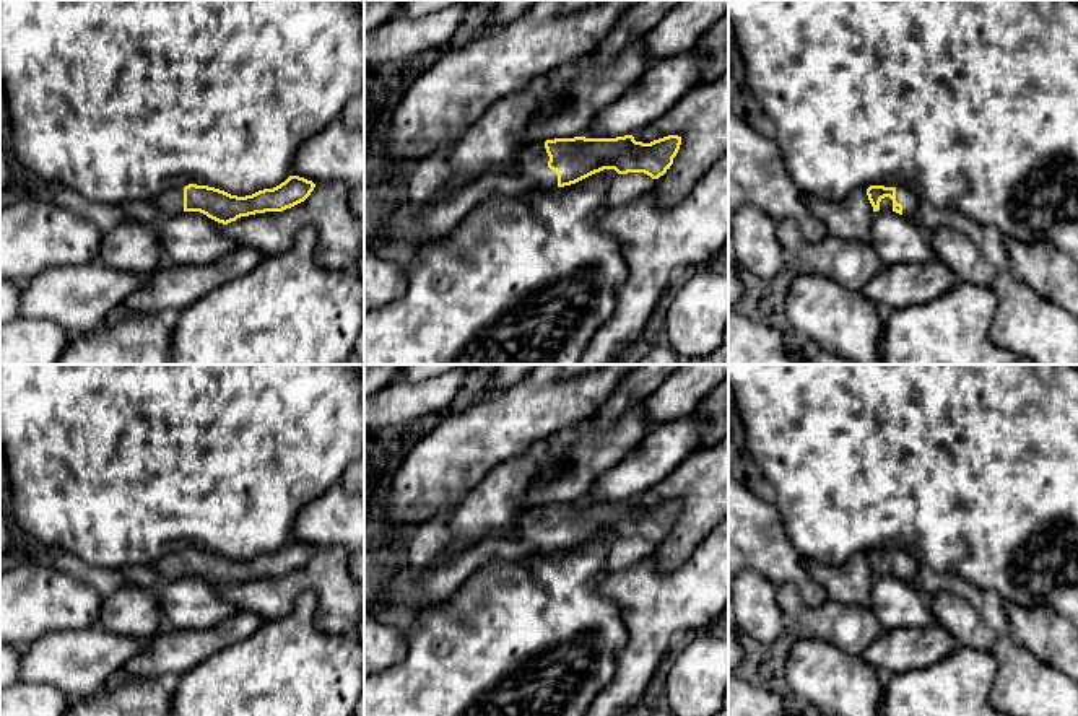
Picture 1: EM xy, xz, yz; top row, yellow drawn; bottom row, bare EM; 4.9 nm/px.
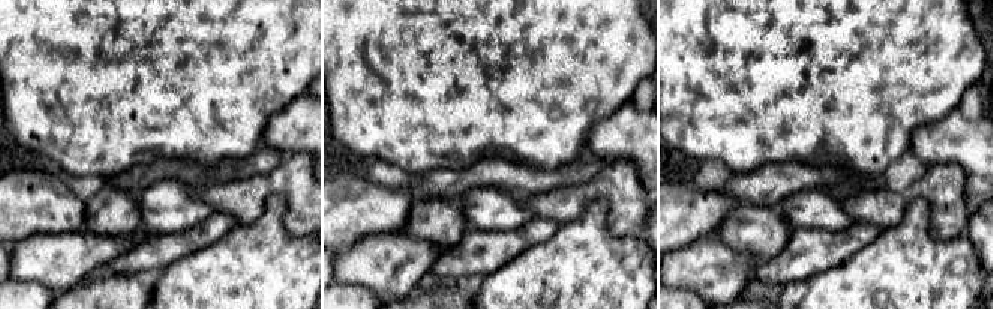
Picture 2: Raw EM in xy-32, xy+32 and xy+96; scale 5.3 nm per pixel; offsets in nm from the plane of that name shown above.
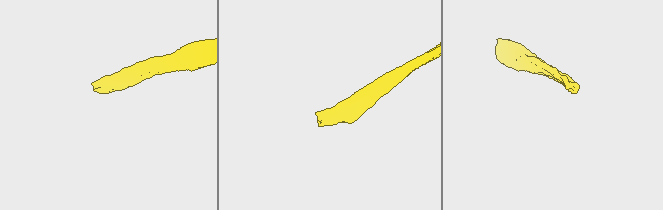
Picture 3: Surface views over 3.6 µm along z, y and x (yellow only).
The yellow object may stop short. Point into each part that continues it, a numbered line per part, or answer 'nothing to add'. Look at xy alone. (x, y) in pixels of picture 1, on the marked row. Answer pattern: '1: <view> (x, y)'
1: xy (152, 212)

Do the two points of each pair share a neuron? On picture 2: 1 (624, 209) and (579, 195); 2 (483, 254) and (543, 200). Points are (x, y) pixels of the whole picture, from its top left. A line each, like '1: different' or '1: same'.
1: same
2: different

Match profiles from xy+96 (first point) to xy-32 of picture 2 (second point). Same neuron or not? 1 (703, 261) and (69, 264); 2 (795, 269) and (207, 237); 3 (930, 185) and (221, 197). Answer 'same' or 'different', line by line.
1: same
2: same
3: same

